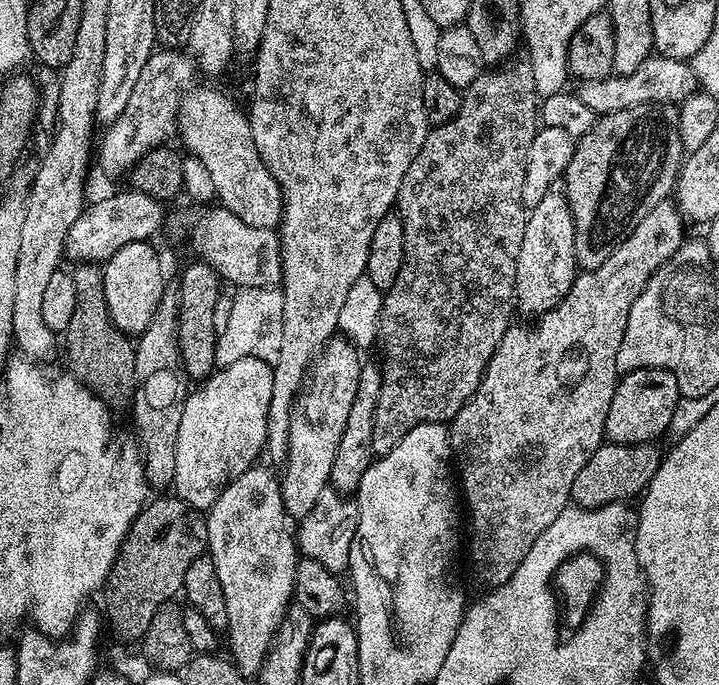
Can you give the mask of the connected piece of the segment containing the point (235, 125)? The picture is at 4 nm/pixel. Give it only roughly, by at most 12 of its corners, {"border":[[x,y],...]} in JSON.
{"border":[[198,88],[179,139],[210,170],[216,200],[275,229],[284,195],[248,112]]}

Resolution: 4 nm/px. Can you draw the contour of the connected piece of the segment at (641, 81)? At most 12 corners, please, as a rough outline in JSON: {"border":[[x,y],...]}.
{"border":[[653,54],[625,76],[586,80],[580,100],[609,116],[679,105],[698,83],[689,61]]}

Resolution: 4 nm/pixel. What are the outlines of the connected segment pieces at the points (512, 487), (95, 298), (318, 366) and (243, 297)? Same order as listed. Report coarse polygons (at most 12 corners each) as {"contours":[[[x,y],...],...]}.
{"contours":[[[654,206],[509,324],[448,437],[502,586],[605,443],[630,306],[686,239]],[[71,269],[62,344],[101,400],[131,401],[136,349],[106,306],[104,270]],[[329,340],[292,405],[280,482],[310,514],[358,394],[361,353]],[[241,288],[216,337],[221,368],[238,358],[275,365],[284,294]]]}

